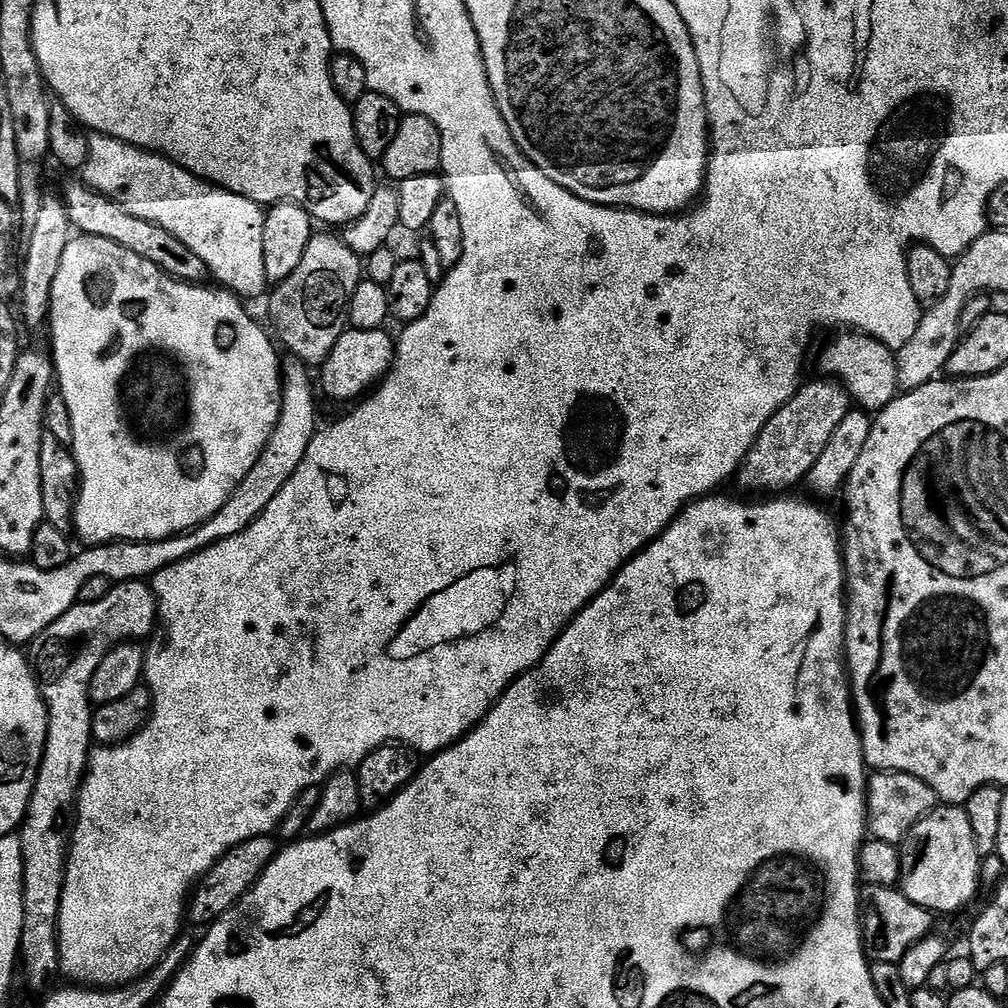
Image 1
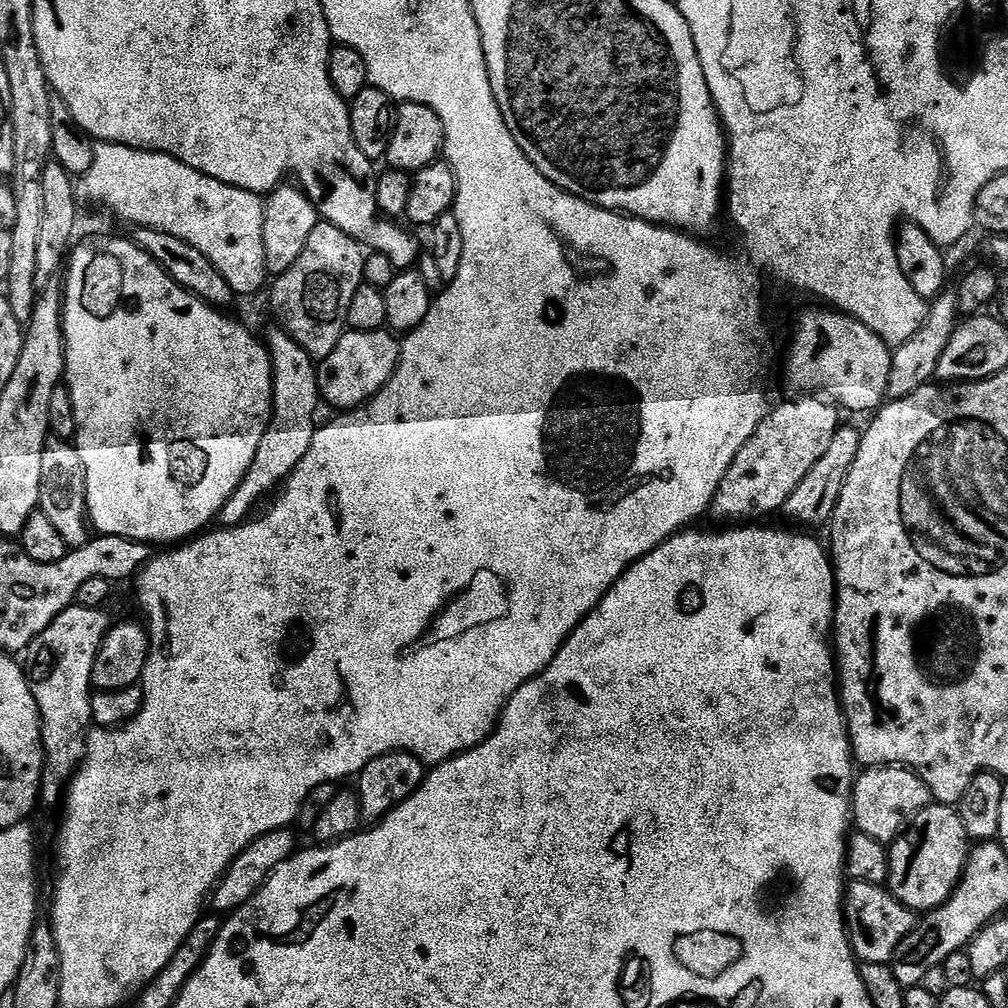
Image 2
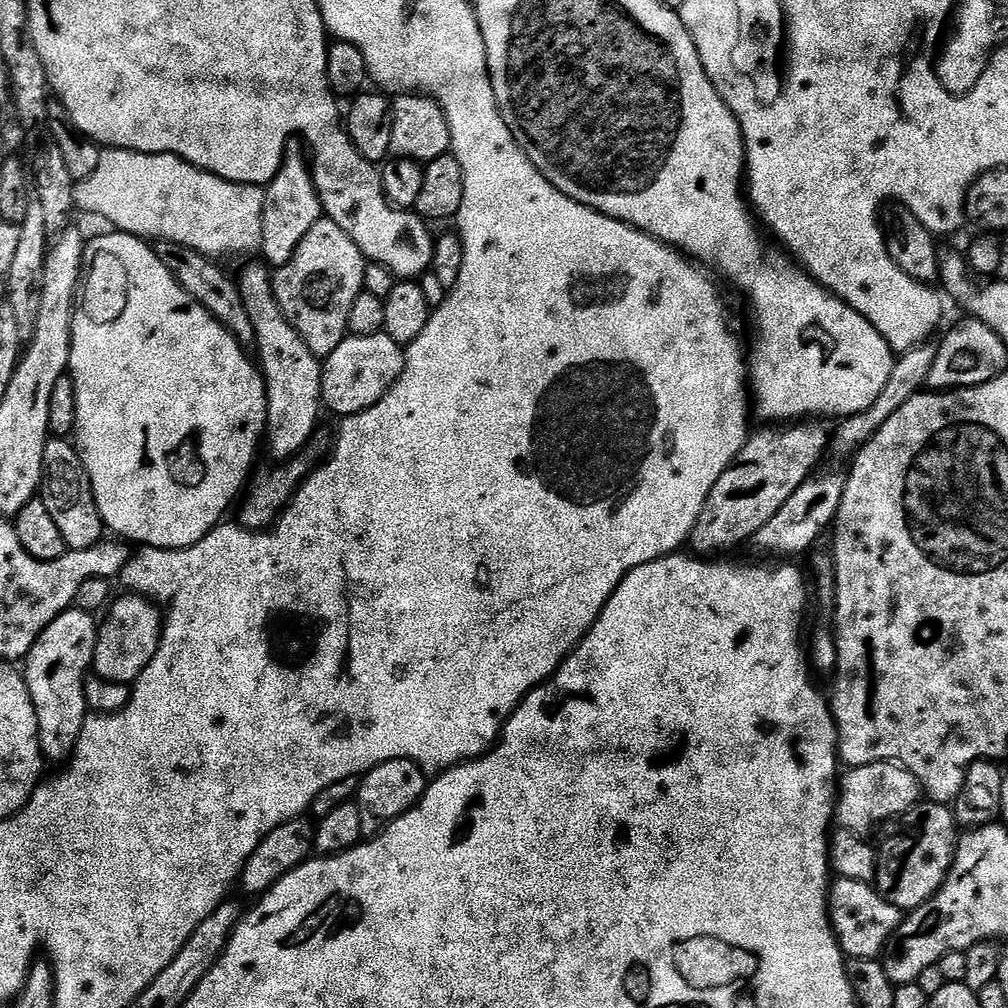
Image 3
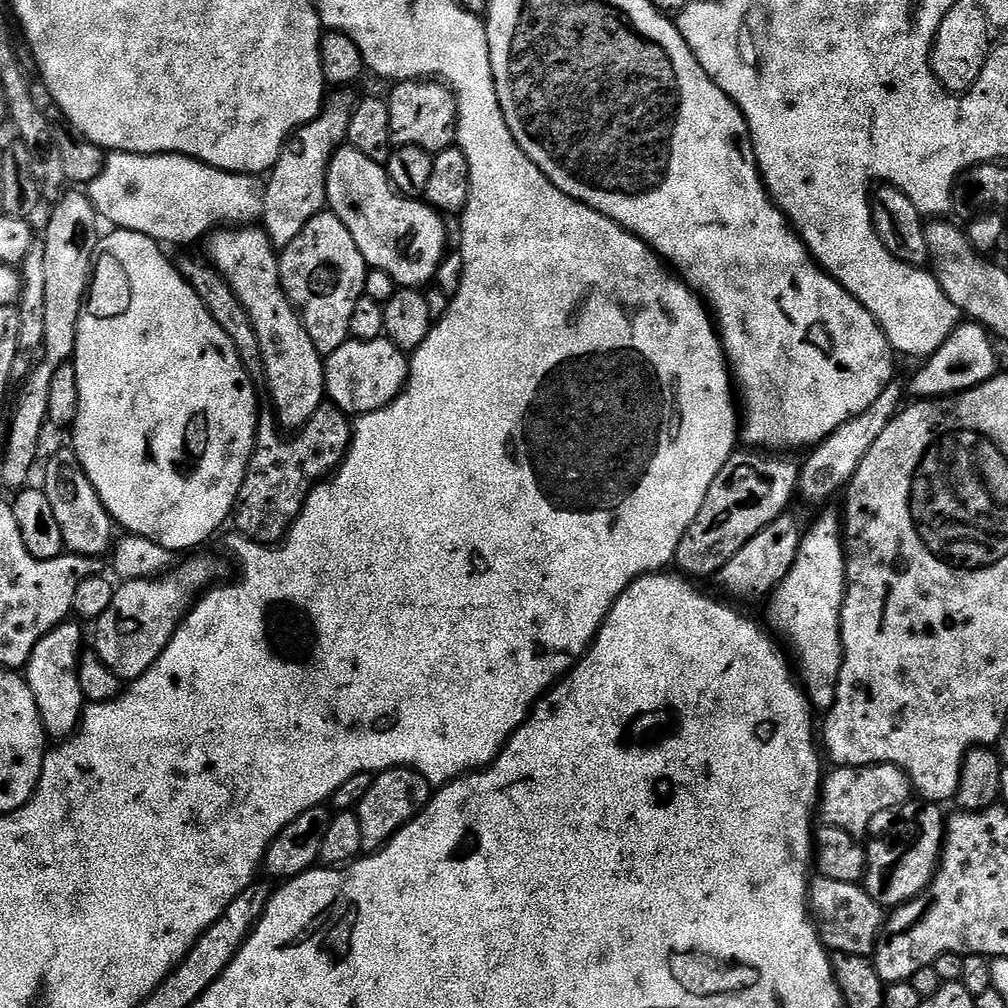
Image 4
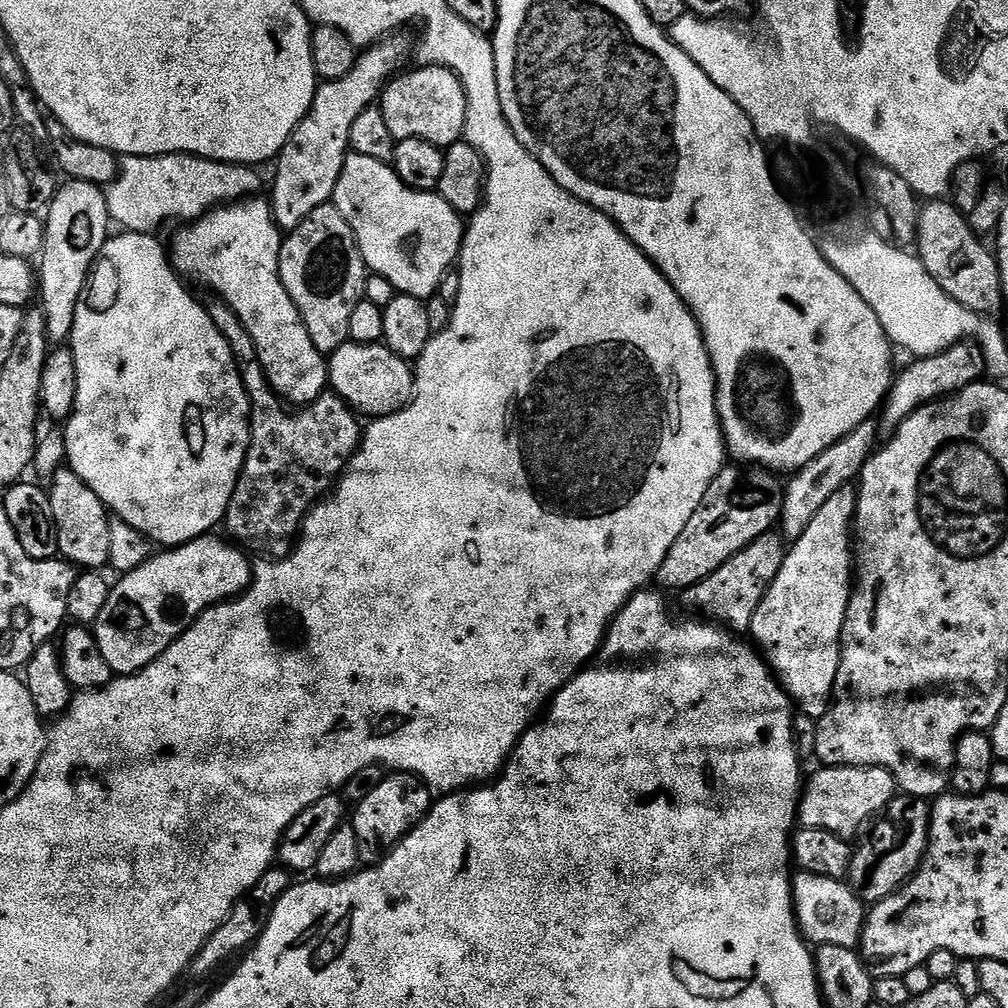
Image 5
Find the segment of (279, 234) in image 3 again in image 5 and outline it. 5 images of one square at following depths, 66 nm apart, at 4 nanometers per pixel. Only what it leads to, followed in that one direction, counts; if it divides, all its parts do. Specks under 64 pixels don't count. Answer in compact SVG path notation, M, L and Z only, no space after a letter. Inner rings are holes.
M404 34L390 35L380 43L363 49L346 78L321 83L312 109L301 118L286 146L276 157L276 177L272 180L270 203L272 216L285 233L295 230L307 216L318 210L318 206L332 200L344 169L344 157L350 152L350 126L354 126L362 110L373 107L379 101L384 85L405 67L403 64L413 55L413 37L411 40L400 35Z

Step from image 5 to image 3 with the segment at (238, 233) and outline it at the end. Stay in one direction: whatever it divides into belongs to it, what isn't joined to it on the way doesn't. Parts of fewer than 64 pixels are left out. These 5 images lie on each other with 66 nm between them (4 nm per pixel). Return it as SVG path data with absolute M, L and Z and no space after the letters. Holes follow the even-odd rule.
M264 262L260 264L248 264L244 268L244 273L238 276L240 293L246 302L246 310L250 314L250 322L254 322L254 334L256 335L255 351L260 351L258 355L258 367L264 373L264 385L268 395L268 423L266 425L266 448L273 456L273 461L283 462L290 460L294 456L301 455L308 444L308 439L316 432L316 419L322 413L322 401L320 399L320 387L322 386L321 357L315 356L302 342L298 330L290 326L290 322L282 314L282 310L276 301L276 295L272 289L273 273L269 265Z

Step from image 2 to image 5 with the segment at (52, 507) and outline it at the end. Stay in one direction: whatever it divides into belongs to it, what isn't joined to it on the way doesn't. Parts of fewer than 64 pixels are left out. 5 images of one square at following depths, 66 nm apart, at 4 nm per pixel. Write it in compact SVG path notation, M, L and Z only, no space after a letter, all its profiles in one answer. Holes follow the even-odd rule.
M70 467L57 468L50 478L50 484L54 518L58 526L60 556L80 570L103 569L112 559L110 550L112 520L108 509L104 507L98 494L94 494L94 490L90 490L90 486L86 486L86 482L82 482L82 478L78 478L78 474L74 474Z

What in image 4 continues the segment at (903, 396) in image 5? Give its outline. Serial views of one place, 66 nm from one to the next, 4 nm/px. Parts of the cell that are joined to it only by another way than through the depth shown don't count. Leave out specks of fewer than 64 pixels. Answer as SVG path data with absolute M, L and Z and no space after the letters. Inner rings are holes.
M961 322L942 342L942 346L932 356L923 361L924 364L912 376L910 392L916 398L935 398L937 396L954 396L957 392L965 392L974 386L984 384L997 375L996 348L993 337L987 328L980 324Z

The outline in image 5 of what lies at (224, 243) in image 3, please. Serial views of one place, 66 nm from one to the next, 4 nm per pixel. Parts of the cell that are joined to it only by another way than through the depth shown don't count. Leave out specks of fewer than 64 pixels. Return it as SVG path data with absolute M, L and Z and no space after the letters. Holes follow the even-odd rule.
M125 156L120 160L119 172L103 193L113 225L121 224L119 227L129 232L156 234L167 220L199 220L214 208L255 197L260 188L260 176L256 172L259 171L255 167L246 164L223 164L217 160L203 160L201 156Z

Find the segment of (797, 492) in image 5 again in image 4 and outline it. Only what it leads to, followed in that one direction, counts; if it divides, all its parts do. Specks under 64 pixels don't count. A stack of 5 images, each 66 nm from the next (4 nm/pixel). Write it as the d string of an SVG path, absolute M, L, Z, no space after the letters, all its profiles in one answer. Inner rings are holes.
M899 382L888 384L886 390L878 394L878 399L866 410L862 410L862 414L850 418L845 424L838 426L834 434L827 436L821 444L815 445L807 453L808 461L803 461L800 469L799 495L801 497L804 495L808 500L828 500L839 488L840 491L847 489L852 475L858 470L858 466L862 466L862 458L870 454L870 446L878 442L882 430L886 430L886 426L890 426L896 413L901 411L905 403L904 392L906 396L905 385L903 388Z

